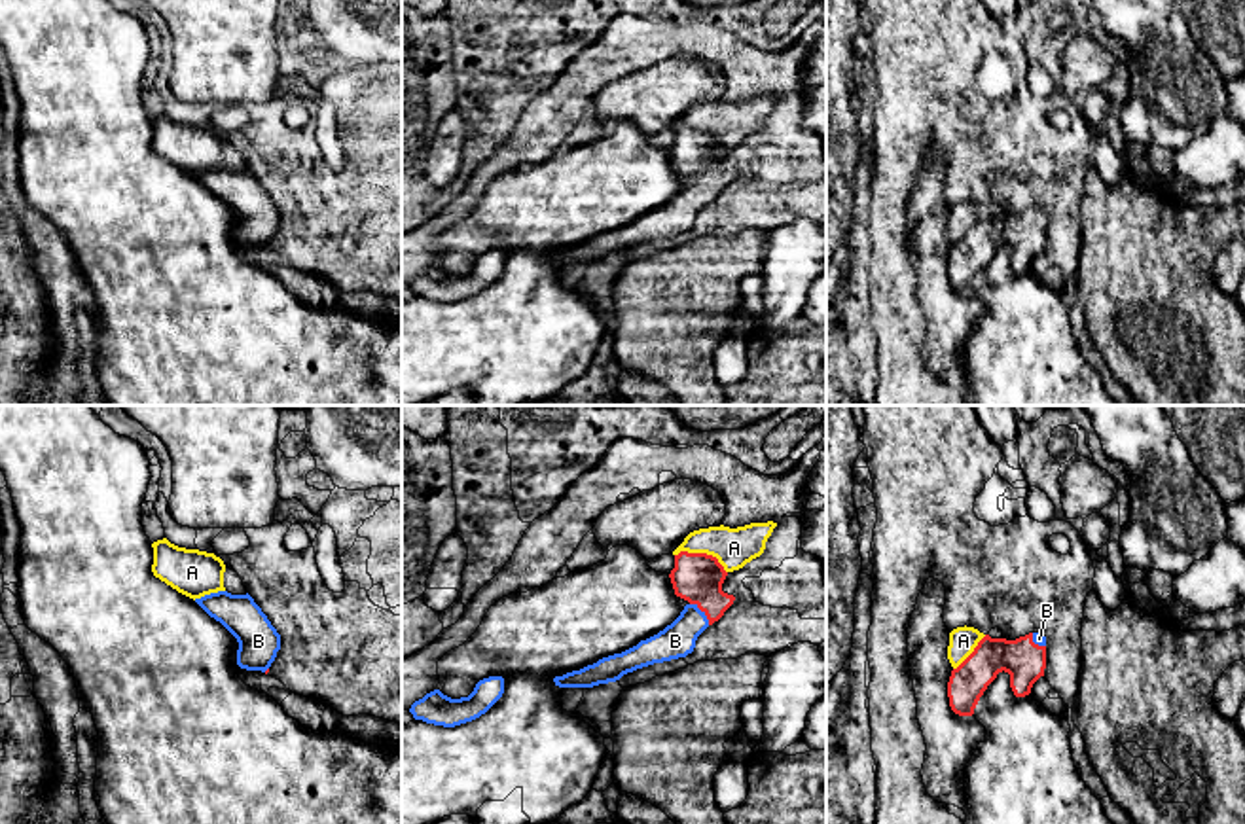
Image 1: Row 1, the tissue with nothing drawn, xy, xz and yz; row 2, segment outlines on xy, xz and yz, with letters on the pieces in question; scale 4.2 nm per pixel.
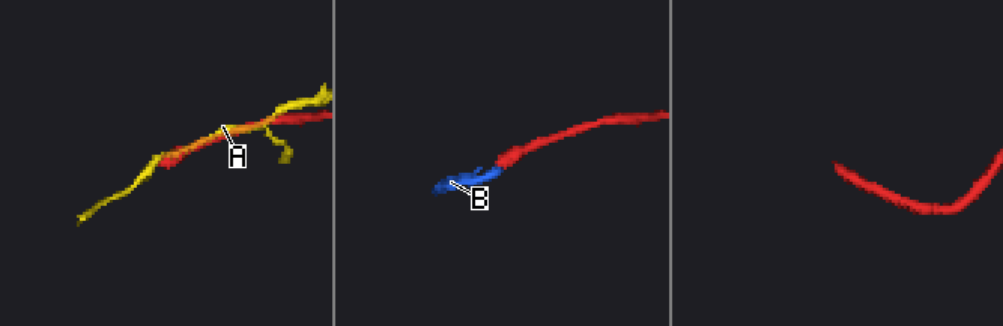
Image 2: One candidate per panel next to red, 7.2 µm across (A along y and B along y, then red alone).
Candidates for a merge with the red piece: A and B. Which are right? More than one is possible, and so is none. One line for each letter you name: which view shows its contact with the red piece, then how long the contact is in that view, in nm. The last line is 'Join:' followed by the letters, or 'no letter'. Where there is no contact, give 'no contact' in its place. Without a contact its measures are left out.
B: contact in xz; length 130 nm
Join: B

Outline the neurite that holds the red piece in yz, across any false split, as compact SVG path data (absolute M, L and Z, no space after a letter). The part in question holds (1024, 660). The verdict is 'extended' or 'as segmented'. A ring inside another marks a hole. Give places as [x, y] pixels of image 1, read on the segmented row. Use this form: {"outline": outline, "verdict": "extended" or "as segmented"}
{"outline": "M1029 633L1016 640L985 635L974 652L951 671L949 707L959 716L972 716L980 697L1002 671L1010 674L1014 695L1025 697L1033 684L1044 676L1044 669L1046 636L1042 633Z", "verdict": "extended"}

